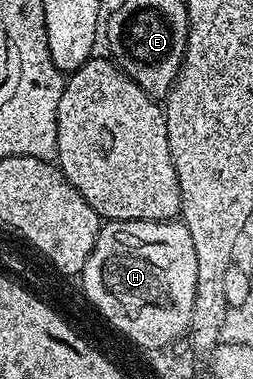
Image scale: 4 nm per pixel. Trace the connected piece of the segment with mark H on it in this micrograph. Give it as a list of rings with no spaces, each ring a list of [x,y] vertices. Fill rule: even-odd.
[[[174,219],[107,220],[106,223],[108,229],[102,233],[96,245],[96,255],[86,267],[86,289],[96,305],[112,319],[112,323],[116,323],[132,339],[144,345],[160,345],[194,319],[194,301],[200,284],[197,281],[198,261],[190,231],[182,222]]]

